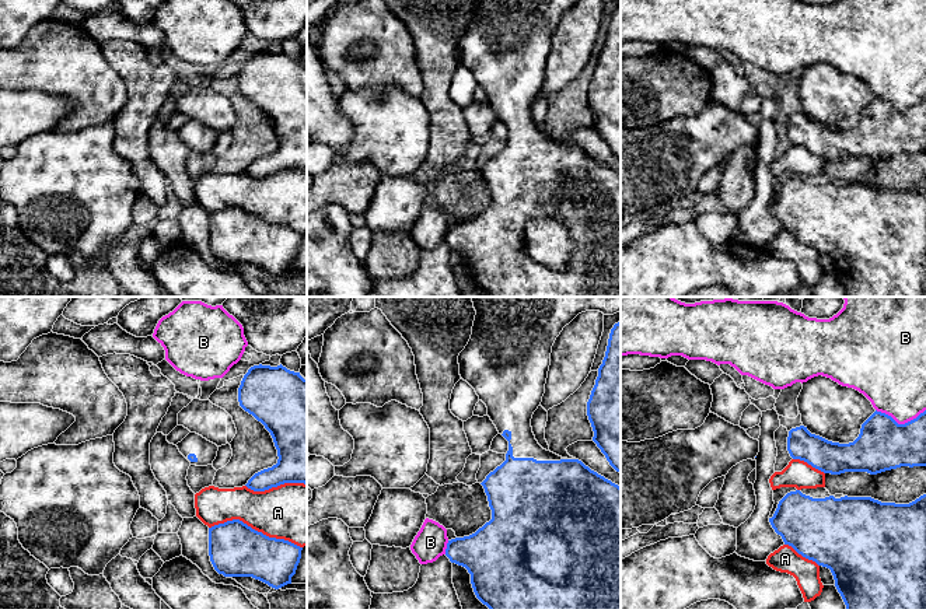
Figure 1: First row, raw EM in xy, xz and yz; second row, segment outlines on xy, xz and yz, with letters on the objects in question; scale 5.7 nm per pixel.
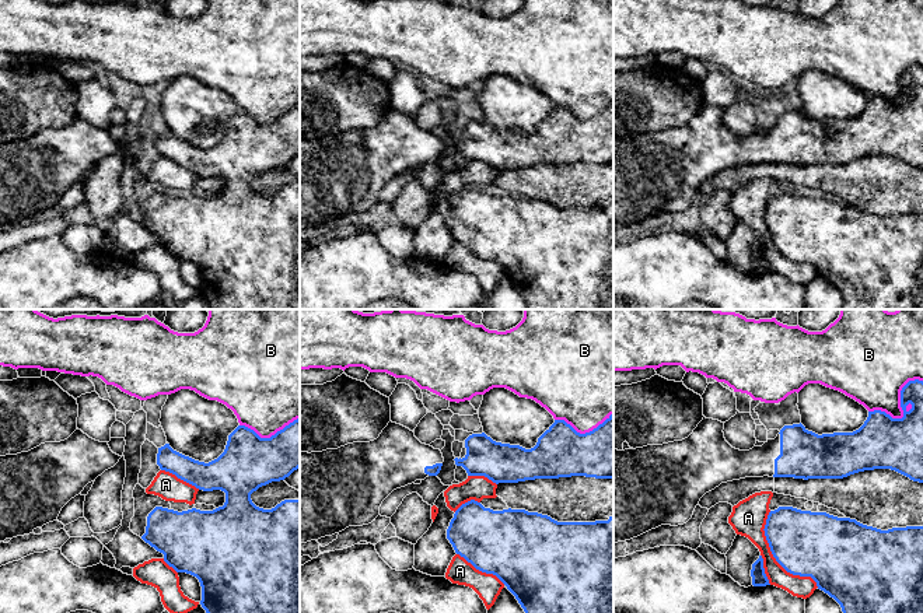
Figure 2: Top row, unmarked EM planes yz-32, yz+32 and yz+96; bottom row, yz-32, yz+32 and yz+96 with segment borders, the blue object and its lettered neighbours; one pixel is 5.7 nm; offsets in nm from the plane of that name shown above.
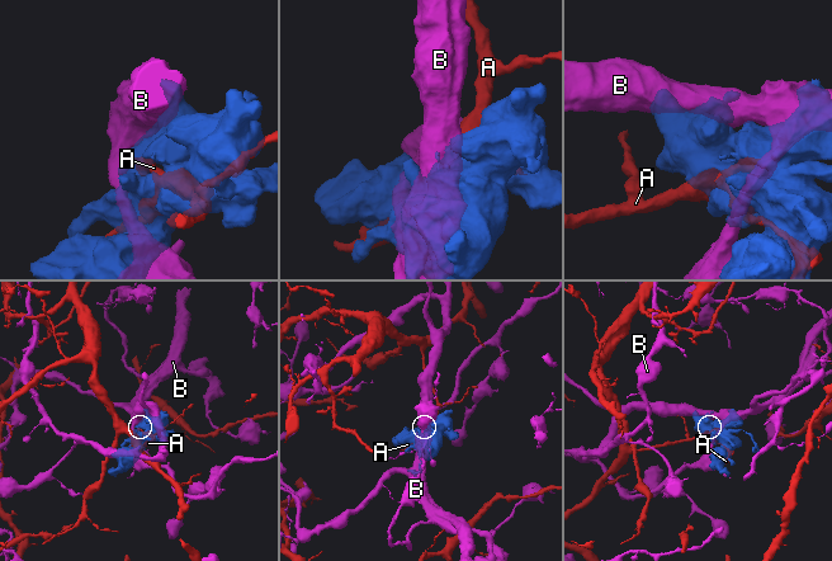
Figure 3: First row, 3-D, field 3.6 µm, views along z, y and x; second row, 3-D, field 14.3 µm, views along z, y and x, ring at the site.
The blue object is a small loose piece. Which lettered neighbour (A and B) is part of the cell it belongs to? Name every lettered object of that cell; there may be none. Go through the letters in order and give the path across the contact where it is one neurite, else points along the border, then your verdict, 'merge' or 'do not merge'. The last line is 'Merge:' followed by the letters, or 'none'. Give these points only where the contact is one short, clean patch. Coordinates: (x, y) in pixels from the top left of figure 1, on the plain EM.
A: do not merge
B: do not merge
Merge: none

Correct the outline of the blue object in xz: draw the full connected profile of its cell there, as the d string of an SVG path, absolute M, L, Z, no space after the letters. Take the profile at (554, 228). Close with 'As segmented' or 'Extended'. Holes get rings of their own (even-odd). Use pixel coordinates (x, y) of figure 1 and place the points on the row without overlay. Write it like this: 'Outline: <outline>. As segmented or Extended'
Outline: M476 0L471 25L458 42L461 64L475 76L479 87L486 91L488 102L496 112L499 120L509 127L506 147L481 169L488 182L492 206L469 223L448 227L445 235L445 242L451 249L468 256L476 284L490 297L621 297L621 174L591 157L579 146L562 144L544 136L535 126L531 113L532 101L541 91L545 80L552 32L563 14L577 1L579 0Z. Extended

